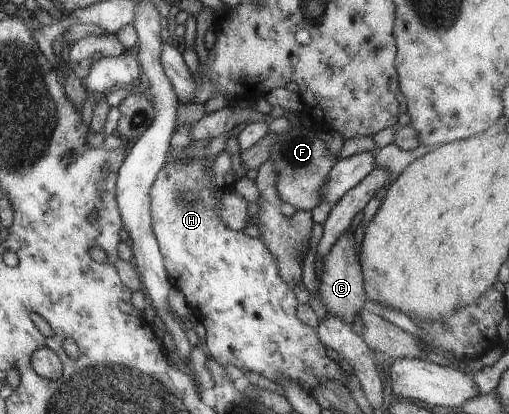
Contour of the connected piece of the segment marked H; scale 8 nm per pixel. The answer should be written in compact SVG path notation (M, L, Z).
M193 124L177 126L170 137L168 149L177 157L167 162L157 172L150 187L150 220L156 237L164 268L169 281L179 287L187 299L191 311L201 311L203 319L199 328L205 341L203 346L207 356L219 365L234 365L243 371L253 371L274 382L297 384L309 393L317 384L333 380L343 384L348 375L325 354L325 346L319 341L317 332L312 327L301 323L296 316L297 300L293 290L277 272L277 260L263 242L256 237L243 234L225 227L219 217L219 191L214 190L211 180L212 160L201 157L179 158L186 147L193 141L189 129Z

